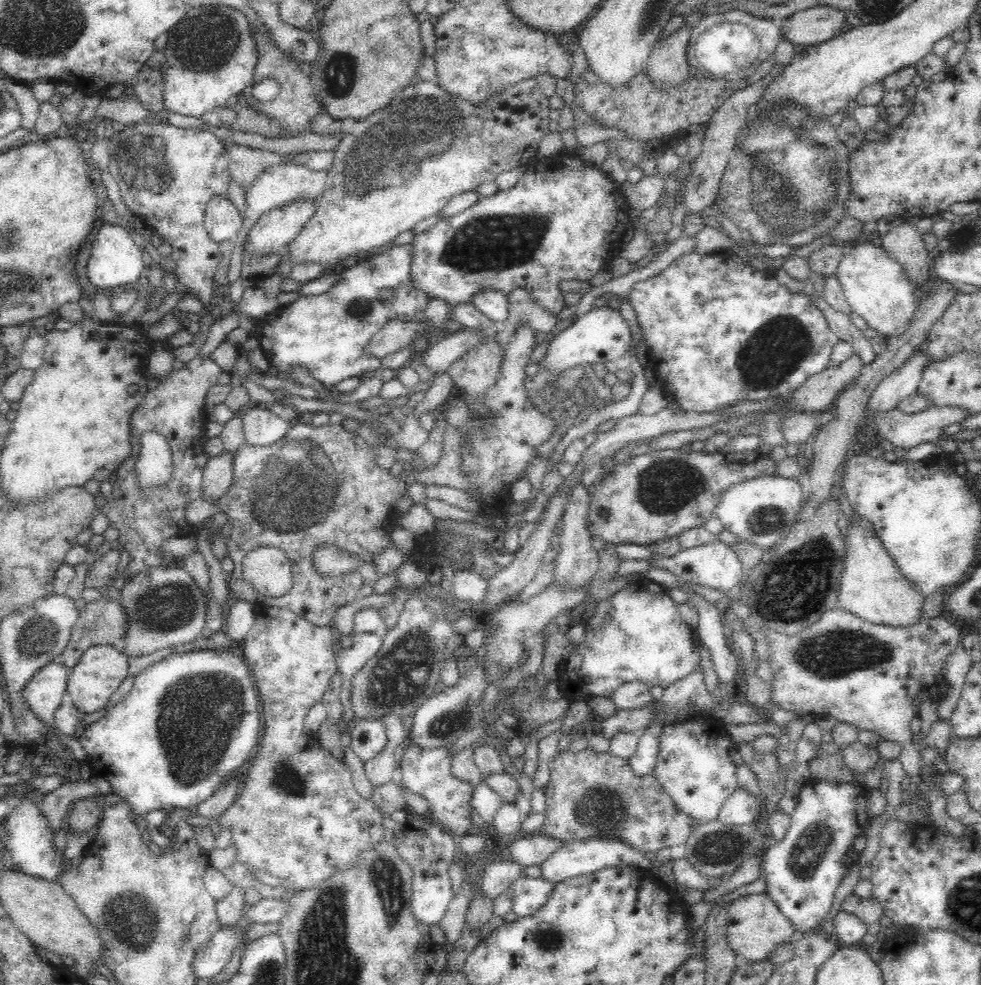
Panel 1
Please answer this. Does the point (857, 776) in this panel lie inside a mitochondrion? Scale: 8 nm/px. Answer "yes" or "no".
no

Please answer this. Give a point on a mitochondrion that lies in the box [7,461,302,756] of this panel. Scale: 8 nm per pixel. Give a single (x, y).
(168, 606)

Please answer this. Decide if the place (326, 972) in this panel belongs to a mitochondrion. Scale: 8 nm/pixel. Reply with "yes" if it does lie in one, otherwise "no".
yes

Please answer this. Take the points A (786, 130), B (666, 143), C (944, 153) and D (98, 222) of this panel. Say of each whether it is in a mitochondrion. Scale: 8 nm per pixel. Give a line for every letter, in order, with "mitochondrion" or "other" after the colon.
A: mitochondrion
B: other
C: other
D: other

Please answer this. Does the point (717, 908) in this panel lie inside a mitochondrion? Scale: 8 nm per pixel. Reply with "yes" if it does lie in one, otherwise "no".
no

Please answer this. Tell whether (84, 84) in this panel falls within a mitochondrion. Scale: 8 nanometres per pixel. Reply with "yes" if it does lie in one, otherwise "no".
no

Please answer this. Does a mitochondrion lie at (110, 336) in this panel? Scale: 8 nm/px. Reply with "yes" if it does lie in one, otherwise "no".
no

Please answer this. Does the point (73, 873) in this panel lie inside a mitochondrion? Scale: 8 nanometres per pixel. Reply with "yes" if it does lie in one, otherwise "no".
no

